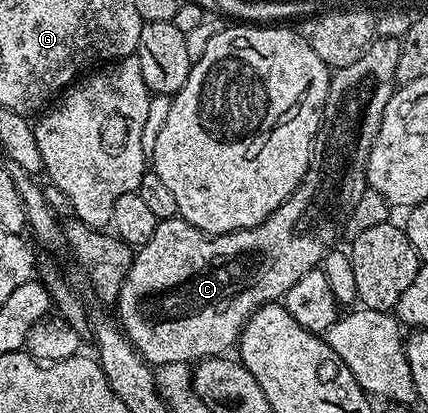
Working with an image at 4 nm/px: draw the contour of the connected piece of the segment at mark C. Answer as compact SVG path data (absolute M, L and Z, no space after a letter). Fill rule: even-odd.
M377 38L367 47L365 54L361 54L361 58L357 58L357 62L349 62L349 66L334 69L327 101L323 107L323 121L319 123L319 133L316 134L315 144L311 147L311 161L307 167L307 173L304 174L303 181L299 183L293 195L284 204L277 206L277 210L273 210L273 214L269 218L265 218L265 222L261 222L257 226L246 228L245 230L226 232L220 236L208 236L206 232L197 230L197 226L185 222L182 216L177 215L172 220L161 220L157 226L157 230L153 230L153 238L149 238L149 242L138 245L119 291L119 299L117 301L119 316L117 315L117 320L121 325L123 335L130 340L131 345L138 350L139 355L148 364L152 366L160 364L190 365L192 362L198 362L209 356L224 355L228 351L226 348L234 349L236 347L239 335L243 333L243 325L247 323L248 318L255 311L263 304L282 301L283 295L287 293L289 286L293 286L293 282L297 282L297 278L305 278L305 274L309 274L314 268L322 265L328 252L332 251L334 244L331 243L338 238L339 232L341 236L347 221L351 219L353 206L357 206L357 202L361 202L361 198L369 190L367 187L367 163L369 162L369 154L371 153L373 142L381 130L385 106L389 102L391 95L395 93L397 87L395 75L397 74L399 46L400 41L398 40Z

